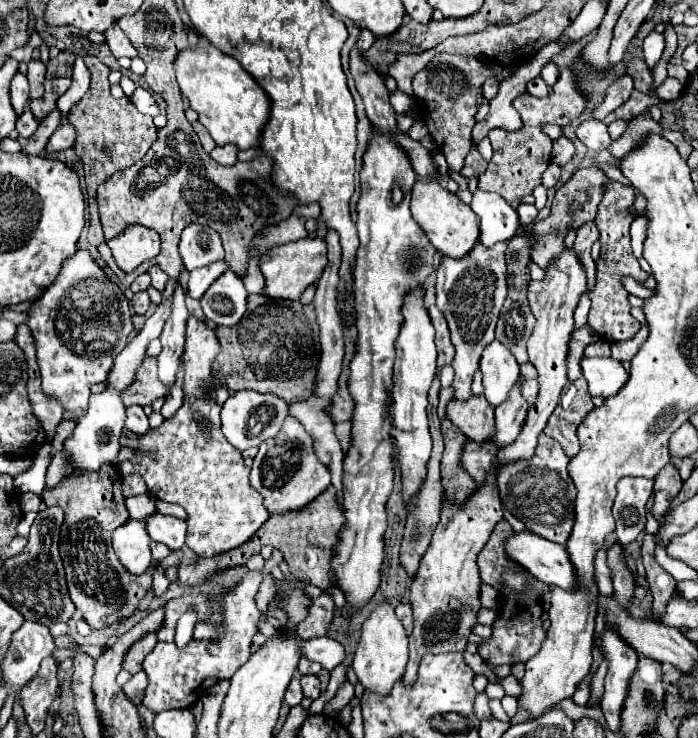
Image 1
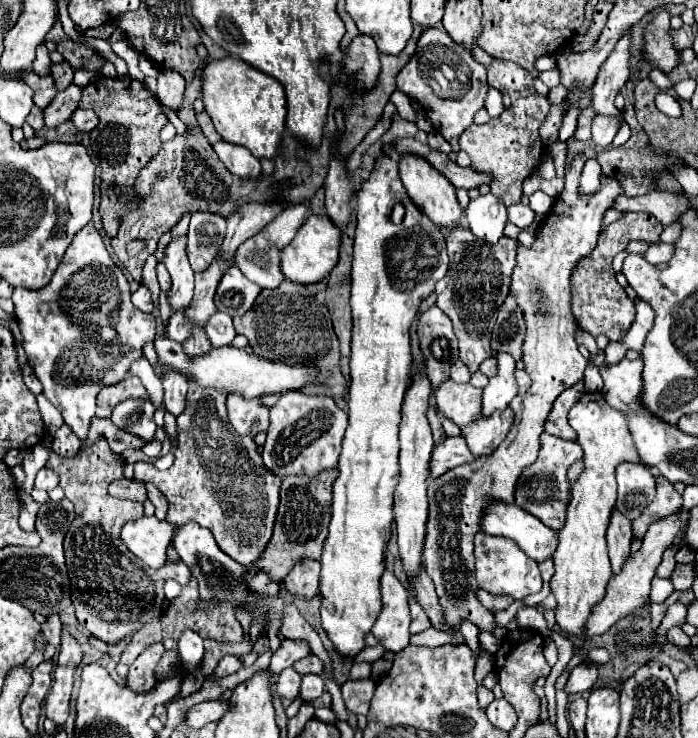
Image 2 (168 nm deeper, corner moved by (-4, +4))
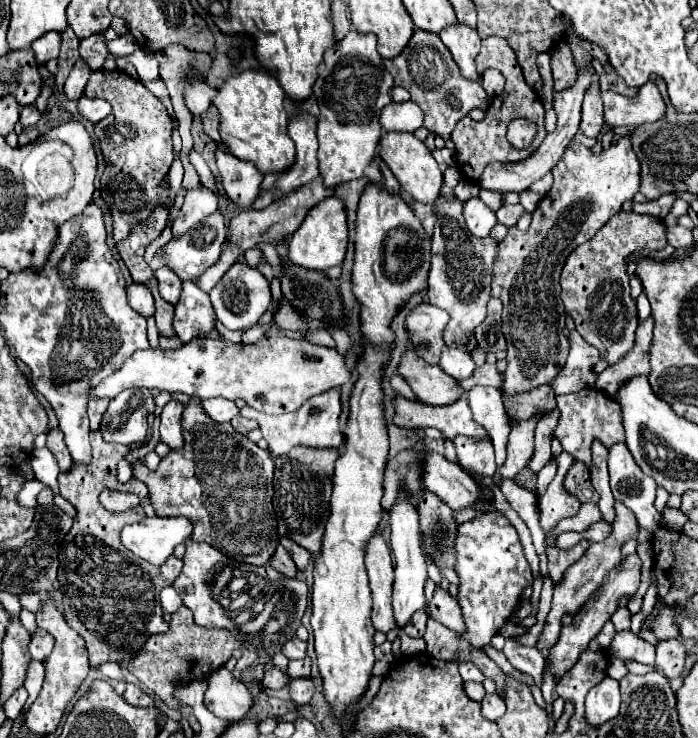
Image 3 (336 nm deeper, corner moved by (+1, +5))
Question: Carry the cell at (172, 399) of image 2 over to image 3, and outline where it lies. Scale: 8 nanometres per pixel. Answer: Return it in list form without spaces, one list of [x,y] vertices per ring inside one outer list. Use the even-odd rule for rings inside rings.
[[[170,401],[164,405],[160,415],[160,437],[162,437],[162,443],[166,443],[170,449],[180,449],[184,445],[182,427],[180,427],[182,411],[184,411],[184,405],[180,401]]]

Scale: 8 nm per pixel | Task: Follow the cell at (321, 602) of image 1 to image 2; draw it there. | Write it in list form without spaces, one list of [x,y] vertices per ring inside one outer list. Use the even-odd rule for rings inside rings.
[[[299,560],[285,576],[285,588],[295,598],[311,600],[319,594],[319,570],[321,566],[317,560]]]

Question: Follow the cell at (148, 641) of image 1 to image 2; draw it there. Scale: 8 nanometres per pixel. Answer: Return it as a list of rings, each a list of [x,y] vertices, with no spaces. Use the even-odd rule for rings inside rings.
[[[153,644],[129,666],[127,686],[131,690],[135,690],[135,692],[149,692],[157,684],[155,682],[155,666],[161,660],[163,652],[165,652],[163,644]]]

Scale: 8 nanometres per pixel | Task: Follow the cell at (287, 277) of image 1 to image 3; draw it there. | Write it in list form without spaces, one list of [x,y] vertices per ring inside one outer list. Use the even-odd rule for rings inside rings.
[[[328,197],[308,211],[304,223],[290,237],[288,259],[294,265],[310,269],[310,271],[326,271],[326,269],[342,263],[344,253],[346,253],[346,245],[348,245],[348,227],[346,227],[344,205],[336,197]]]

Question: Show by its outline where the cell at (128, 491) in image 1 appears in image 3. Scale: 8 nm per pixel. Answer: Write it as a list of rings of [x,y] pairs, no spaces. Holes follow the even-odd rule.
[[[104,489],[100,493],[100,503],[102,503],[104,509],[108,509],[112,513],[120,513],[120,511],[128,511],[128,509],[140,505],[140,499],[134,493],[122,493],[122,491],[114,491],[114,489]]]

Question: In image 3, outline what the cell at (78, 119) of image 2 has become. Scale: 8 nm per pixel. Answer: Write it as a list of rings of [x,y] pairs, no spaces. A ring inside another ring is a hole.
[[[80,97],[78,99],[78,111],[84,119],[88,119],[90,123],[98,123],[100,119],[104,119],[106,115],[112,113],[112,107],[108,101],[104,99],[90,99],[90,97]]]

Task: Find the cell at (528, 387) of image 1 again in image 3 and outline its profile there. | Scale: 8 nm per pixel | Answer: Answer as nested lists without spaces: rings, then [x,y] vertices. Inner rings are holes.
[[[482,365],[482,367],[476,367],[472,377],[466,379],[466,381],[460,381],[460,385],[468,391],[472,389],[474,385],[492,385],[492,387],[502,387],[504,385],[504,375],[498,371],[496,365]]]

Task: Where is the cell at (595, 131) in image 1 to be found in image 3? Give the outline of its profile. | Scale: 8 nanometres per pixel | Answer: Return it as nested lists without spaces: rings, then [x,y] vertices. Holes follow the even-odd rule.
[[[644,83],[636,97],[624,97],[614,91],[602,93],[604,101],[604,125],[618,127],[626,125],[630,129],[642,123],[654,123],[666,113],[666,105],[662,105],[662,97],[654,83]]]

